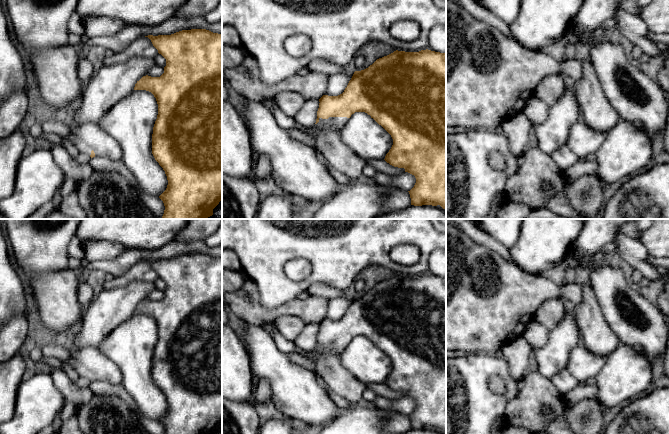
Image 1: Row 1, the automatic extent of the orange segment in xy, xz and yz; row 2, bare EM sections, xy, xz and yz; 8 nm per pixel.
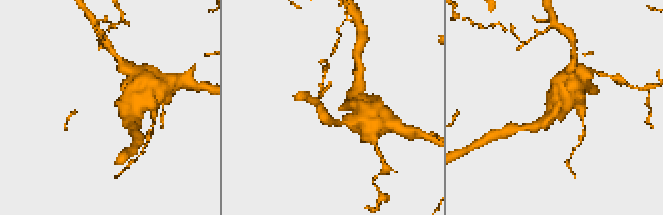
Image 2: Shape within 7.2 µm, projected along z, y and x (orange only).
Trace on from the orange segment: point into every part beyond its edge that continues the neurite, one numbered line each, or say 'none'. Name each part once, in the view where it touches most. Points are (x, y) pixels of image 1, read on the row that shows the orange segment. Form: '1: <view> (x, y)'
1: xz (332, 123)

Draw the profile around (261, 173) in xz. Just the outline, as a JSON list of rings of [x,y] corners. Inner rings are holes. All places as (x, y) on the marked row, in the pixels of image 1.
[[[261,155],[253,168],[252,179],[259,185],[270,185],[271,162],[268,155]]]

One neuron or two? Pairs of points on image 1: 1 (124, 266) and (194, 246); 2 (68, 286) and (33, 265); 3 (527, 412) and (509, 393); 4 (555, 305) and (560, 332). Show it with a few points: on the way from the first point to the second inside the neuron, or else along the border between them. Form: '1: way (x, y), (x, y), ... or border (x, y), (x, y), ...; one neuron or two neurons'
1: way (141, 254), (163, 253), (177, 248); one neuron
2: border (68, 268), (35, 274), (31, 278), (34, 293); two neurons
3: border (518, 393), (507, 402), (503, 414); two neurons
4: border (566, 311), (564, 316), (549, 330); two neurons

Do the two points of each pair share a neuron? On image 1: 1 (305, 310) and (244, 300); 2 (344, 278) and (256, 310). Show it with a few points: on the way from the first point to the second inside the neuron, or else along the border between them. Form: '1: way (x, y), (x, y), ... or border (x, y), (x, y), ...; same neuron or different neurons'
1: way (290, 309), (277, 312), (259, 312); same neuron
2: border (256, 285), (264, 306), (275, 308), (288, 302); different neurons

